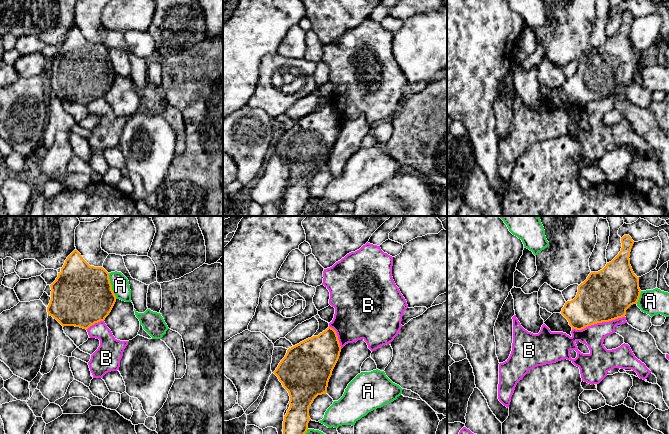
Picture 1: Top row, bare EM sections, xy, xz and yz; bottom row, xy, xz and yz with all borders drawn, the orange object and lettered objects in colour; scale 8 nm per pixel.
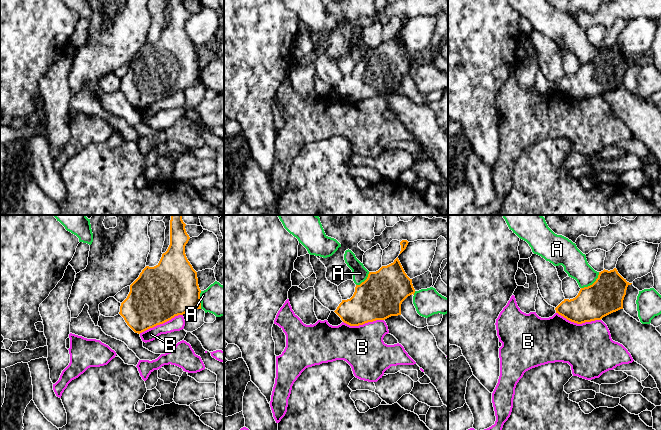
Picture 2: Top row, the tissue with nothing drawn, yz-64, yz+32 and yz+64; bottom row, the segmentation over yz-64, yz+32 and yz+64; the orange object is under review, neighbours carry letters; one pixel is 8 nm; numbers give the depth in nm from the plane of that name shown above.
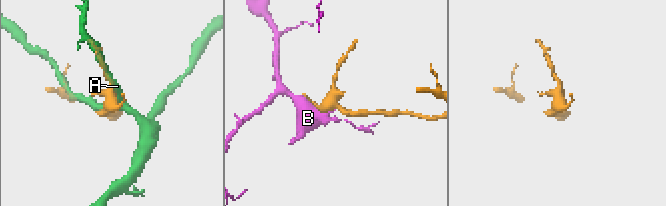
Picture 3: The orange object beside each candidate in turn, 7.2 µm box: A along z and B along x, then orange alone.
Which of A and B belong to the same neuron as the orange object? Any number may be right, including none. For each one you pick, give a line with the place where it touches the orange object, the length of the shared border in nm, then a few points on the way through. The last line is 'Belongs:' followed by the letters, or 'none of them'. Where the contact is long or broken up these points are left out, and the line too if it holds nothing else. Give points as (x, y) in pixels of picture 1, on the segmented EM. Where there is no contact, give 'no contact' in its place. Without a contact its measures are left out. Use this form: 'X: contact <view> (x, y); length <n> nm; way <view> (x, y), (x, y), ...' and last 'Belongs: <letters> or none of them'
Belongs: none of them

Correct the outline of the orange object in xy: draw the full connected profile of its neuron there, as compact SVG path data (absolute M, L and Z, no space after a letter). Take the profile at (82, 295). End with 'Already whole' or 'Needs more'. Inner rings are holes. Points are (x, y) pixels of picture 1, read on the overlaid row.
M77 250L67 257L50 287L51 300L47 312L63 327L75 326L87 330L95 323L104 321L116 302L109 273L102 267L90 266Z. Already whole

